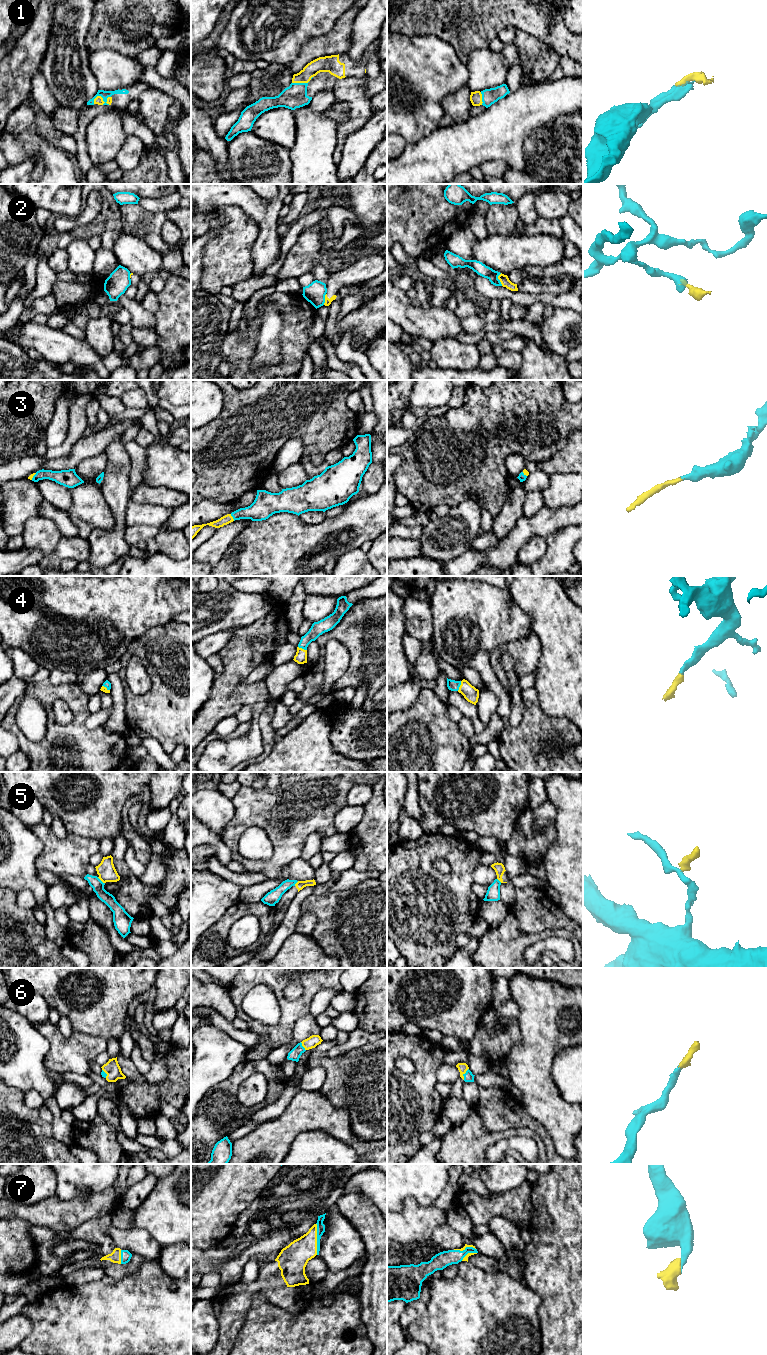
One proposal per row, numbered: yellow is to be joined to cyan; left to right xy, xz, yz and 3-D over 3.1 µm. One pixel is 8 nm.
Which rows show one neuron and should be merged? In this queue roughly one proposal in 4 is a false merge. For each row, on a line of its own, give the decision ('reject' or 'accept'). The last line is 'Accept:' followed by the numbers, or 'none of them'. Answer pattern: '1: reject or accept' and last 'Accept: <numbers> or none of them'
1: accept
2: reject
3: accept
4: accept
5: reject
6: accept
7: accept
Accept: 1, 3, 4, 6, 7

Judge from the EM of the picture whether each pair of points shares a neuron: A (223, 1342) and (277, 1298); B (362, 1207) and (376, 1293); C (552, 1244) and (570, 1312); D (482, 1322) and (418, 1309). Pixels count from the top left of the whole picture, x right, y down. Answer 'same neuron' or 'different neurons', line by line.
A: same neuron
B: same neuron
C: same neuron
D: different neurons

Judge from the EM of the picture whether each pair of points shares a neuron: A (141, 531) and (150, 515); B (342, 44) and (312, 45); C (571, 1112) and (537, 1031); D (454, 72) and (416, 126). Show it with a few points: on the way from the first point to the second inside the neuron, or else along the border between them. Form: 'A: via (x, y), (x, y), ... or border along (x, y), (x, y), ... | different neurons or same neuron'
A: border along (127, 524), (152, 525), (159, 529) | different neurons
B: via (335, 44), (319, 45) | same neuron
C: via (550, 1096), (537, 1083), (537, 1052) | same neuron
D: via (441, 85), (416, 110), (416, 113) | same neuron

